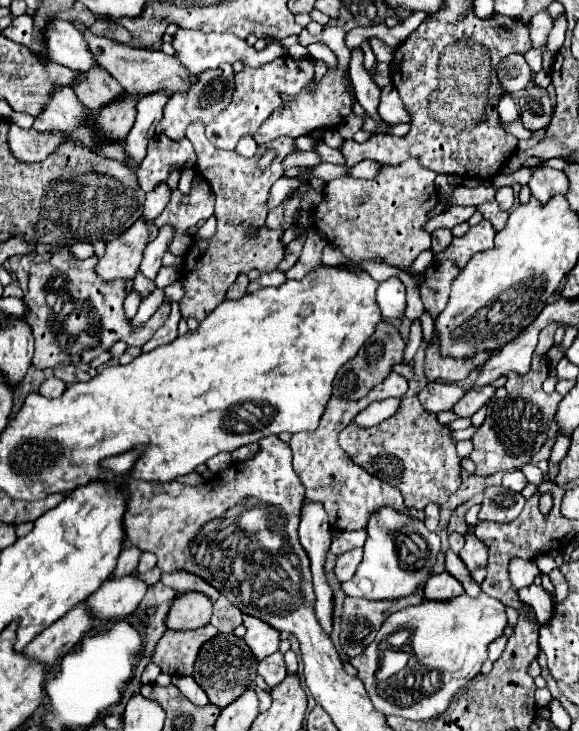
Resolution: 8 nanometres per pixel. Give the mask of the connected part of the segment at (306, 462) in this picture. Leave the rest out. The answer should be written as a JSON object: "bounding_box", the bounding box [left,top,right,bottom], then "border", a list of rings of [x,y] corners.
{"bounding_box":[289,372,407,530],"border":[[[391,372],[383,382],[379,382],[365,398],[351,402],[351,400],[343,400],[343,398],[331,398],[327,402],[327,408],[321,416],[321,424],[315,432],[299,432],[293,434],[289,440],[291,452],[293,452],[293,470],[295,474],[303,480],[305,486],[305,500],[319,500],[331,520],[331,528],[335,530],[359,530],[365,528],[367,524],[367,516],[371,516],[371,512],[375,512],[375,508],[379,508],[379,504],[391,504],[395,508],[405,508],[401,492],[367,474],[363,468],[359,468],[355,462],[351,462],[351,458],[347,456],[347,452],[339,446],[337,436],[339,432],[361,412],[365,410],[373,400],[383,400],[389,396],[405,396],[407,392],[407,380],[397,374]]]}

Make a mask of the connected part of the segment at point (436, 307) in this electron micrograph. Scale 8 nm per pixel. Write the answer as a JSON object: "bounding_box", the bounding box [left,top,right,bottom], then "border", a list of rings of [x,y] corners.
{"bounding_box":[419,220,495,320],"border":[[[481,220],[477,226],[471,226],[469,232],[461,238],[453,238],[453,242],[439,254],[435,254],[433,262],[429,264],[427,272],[425,272],[425,280],[419,288],[421,292],[421,300],[425,304],[425,310],[431,314],[431,318],[435,320],[443,308],[447,306],[447,300],[449,300],[449,290],[451,290],[451,282],[453,278],[457,278],[461,274],[461,270],[467,266],[467,260],[477,254],[477,252],[485,252],[485,250],[491,250],[493,248],[493,238],[495,238],[495,228],[491,226],[489,220]]]}

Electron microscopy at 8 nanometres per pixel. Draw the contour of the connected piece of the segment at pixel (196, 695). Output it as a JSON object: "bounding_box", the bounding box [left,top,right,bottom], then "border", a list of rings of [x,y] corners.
{"bounding_box":[171,676,209,706],"border":[[[189,676],[189,678],[173,678],[171,680],[171,684],[175,684],[177,688],[179,688],[179,692],[185,696],[185,698],[189,698],[193,704],[198,706],[205,706],[209,703],[209,699],[207,694],[199,688],[199,684]]]}

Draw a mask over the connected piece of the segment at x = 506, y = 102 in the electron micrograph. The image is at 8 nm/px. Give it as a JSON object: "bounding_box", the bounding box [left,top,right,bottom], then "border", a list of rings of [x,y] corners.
{"bounding_box":[498,92,519,123],"border":[[[506,92],[505,95],[503,95],[500,99],[498,105],[499,115],[503,122],[507,123],[515,121],[519,117],[518,109],[514,99],[511,97],[511,94]]]}

